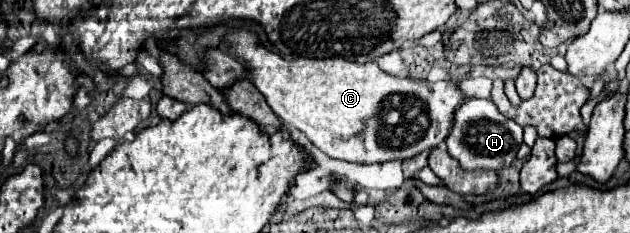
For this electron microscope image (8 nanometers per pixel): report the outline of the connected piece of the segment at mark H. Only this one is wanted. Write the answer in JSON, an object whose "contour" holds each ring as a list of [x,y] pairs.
{"contour":[[[466,98],[454,114],[452,130],[446,138],[446,148],[458,160],[462,170],[500,170],[512,164],[522,144],[522,128],[514,120],[504,118],[492,100]]]}

